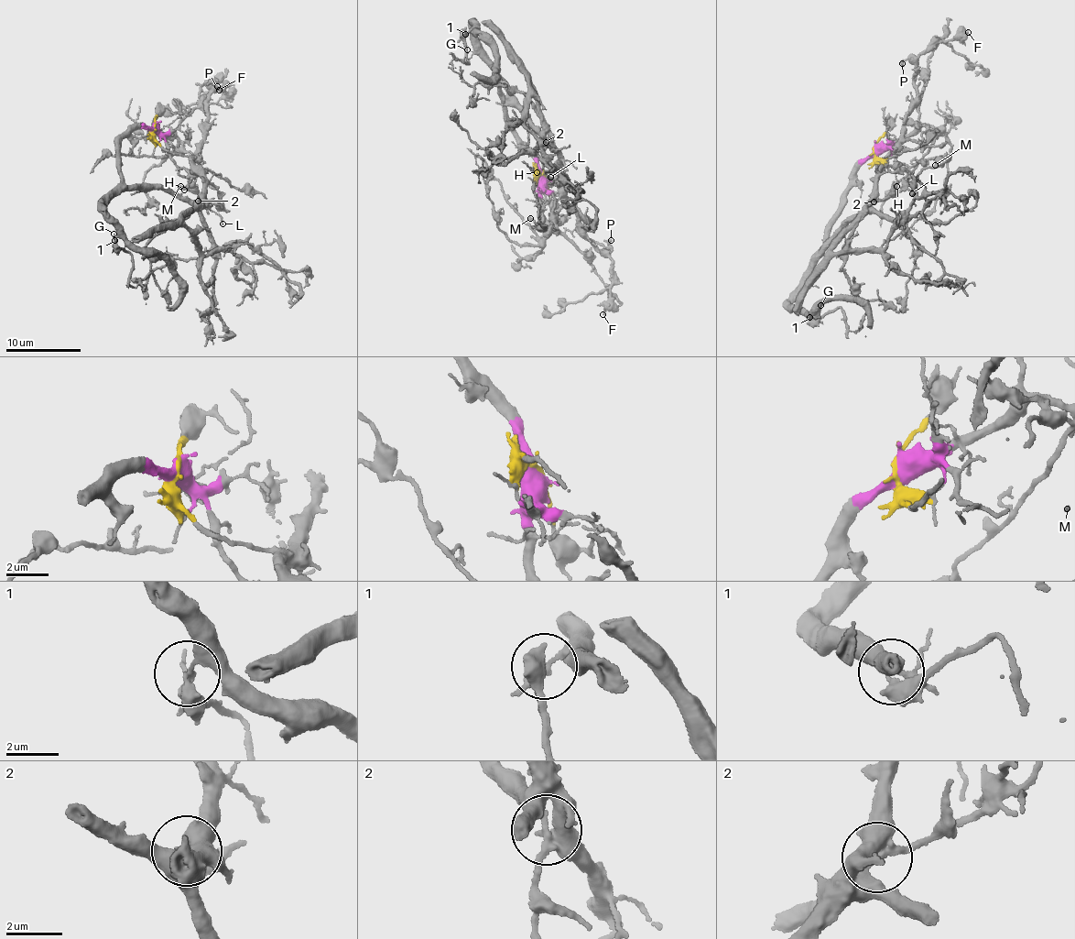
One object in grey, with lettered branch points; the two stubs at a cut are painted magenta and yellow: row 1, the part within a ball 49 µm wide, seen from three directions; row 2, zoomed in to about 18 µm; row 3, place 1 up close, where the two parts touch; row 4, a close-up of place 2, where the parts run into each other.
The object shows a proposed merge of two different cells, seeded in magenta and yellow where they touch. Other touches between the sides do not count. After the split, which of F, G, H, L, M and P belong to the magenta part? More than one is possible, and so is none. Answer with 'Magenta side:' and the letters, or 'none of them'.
Magenta side: G, H, L, M

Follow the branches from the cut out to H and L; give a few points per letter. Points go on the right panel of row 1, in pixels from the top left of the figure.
H: (874, 149), (886, 147), (894, 152), (895, 160), (902, 163), (894, 167), (896, 187)
L: (874, 149), (861, 160), (846, 203), (820, 251), (872, 202), (910, 185), (912, 192)

